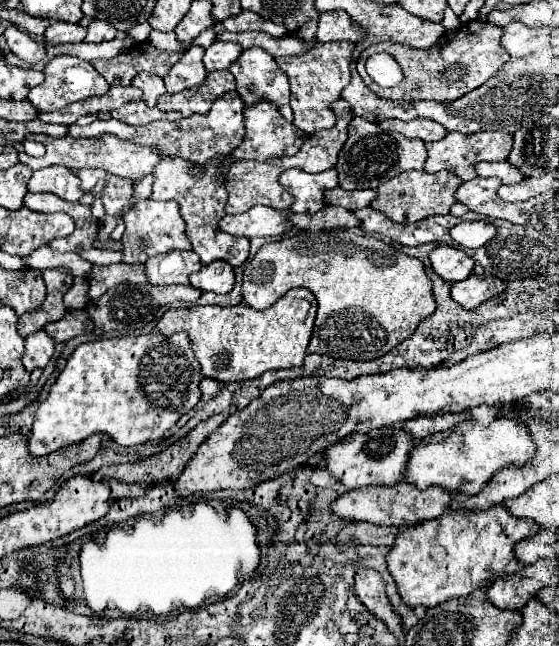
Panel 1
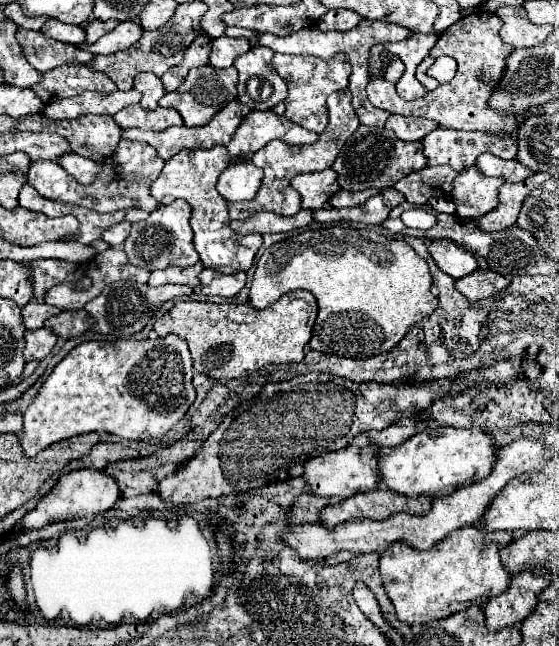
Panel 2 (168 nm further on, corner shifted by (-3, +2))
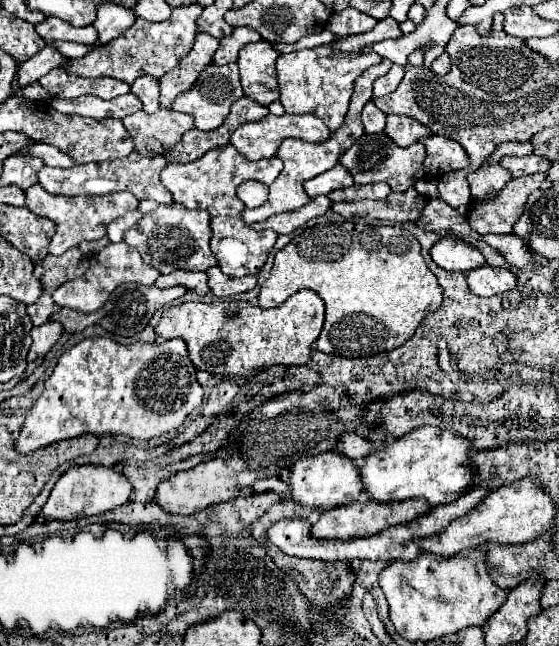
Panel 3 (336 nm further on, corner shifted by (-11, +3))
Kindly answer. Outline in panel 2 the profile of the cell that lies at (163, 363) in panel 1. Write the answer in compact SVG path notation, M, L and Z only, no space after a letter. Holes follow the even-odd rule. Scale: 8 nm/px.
M167 335L163 339L119 339L119 341L85 341L77 345L69 355L53 369L49 379L39 389L33 403L27 407L23 415L23 433L21 445L27 457L35 457L39 451L49 445L91 433L105 431L115 433L129 441L141 441L151 437L165 435L193 405L197 393L191 381L183 381L177 375L191 375L193 379L193 361L187 349L187 343L177 335Z

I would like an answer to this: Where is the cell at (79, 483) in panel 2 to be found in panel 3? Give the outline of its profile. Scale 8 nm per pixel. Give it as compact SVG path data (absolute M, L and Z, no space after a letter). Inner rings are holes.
M95 464L73 466L53 486L51 496L43 506L43 514L53 520L75 520L85 516L97 516L115 510L117 506L123 506L129 500L131 492L133 492L131 482L127 482L127 478L113 468L95 466Z

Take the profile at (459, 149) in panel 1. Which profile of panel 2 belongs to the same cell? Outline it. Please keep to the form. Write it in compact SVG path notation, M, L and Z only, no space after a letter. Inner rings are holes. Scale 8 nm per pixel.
M435 129L431 131L429 135L423 137L423 151L425 151L425 157L427 157L427 163L431 167L437 167L437 165L449 165L453 167L455 171L465 171L467 167L473 167L475 165L475 159L489 151L501 159L513 159L515 153L517 153L517 139L513 137L497 137L497 135L491 135L491 133L483 133L483 131L457 131L457 129Z

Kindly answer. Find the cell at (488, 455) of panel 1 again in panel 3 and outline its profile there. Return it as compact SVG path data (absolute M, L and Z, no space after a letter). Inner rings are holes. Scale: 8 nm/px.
M419 426L375 450L359 466L363 492L375 502L425 498L431 506L443 504L443 494L461 494L473 482L469 440L437 426Z

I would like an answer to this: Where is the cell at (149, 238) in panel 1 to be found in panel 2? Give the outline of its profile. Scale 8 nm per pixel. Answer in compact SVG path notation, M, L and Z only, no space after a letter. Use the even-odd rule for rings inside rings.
M175 199L169 205L161 205L159 209L151 211L151 215L145 221L133 223L131 235L125 239L125 253L127 259L143 267L147 271L153 269L165 269L167 265L193 265L199 261L199 255L193 247L193 231L189 227L189 217L191 217L191 207L183 199Z

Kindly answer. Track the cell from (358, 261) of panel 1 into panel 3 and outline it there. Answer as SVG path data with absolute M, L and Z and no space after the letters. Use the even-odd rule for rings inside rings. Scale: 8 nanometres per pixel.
M329 222L305 228L275 254L271 276L263 282L259 292L259 306L275 308L301 288L317 292L327 308L327 322L315 342L317 350L349 358L373 356L377 352L389 352L397 348L409 340L421 320L435 312L443 302L443 288L439 286L435 274L427 268L417 238L409 230L391 224L371 226L365 222Z

